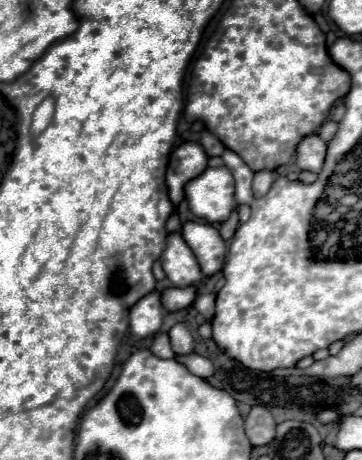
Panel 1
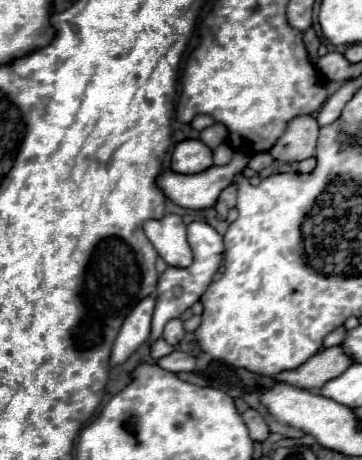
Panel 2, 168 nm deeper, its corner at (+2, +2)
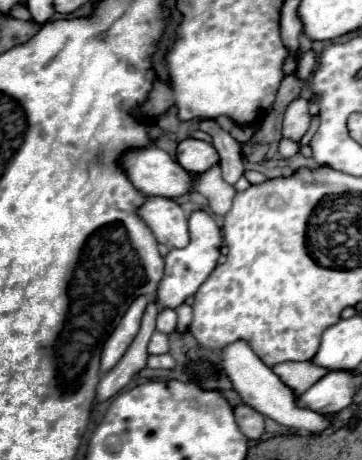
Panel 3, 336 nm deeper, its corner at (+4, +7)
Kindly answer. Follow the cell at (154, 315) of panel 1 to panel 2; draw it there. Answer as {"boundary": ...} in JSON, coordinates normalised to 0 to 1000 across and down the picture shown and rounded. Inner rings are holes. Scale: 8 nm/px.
{"boundary":[[[403,646],[392,650],[348,689],[315,754],[304,772],[304,793],[331,793],[343,789],[392,746],[403,746],[414,728],[414,698],[420,698],[420,676],[425,676],[425,650]]]}

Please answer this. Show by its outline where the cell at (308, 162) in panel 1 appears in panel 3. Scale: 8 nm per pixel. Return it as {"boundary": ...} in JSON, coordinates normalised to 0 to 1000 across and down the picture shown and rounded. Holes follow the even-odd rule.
{"boundary":[[[818,213],[801,222],[801,230],[785,243],[785,278],[779,278],[779,300],[829,309],[829,300],[845,291],[856,278],[856,243],[851,243],[851,217]]]}

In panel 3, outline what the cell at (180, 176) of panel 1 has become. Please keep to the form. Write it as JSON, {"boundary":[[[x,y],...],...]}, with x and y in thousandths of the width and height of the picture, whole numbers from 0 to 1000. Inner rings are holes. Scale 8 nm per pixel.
{"boundary":[[[514,300],[492,313],[492,357],[519,374],[558,378],[602,352],[602,330],[586,313],[541,300]]]}

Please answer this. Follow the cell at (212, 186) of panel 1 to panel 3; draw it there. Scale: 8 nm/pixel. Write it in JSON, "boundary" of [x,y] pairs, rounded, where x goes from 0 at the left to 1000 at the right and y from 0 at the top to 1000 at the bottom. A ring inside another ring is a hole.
{"boundary":[[[403,317],[392,326],[354,326],[337,348],[331,348],[337,365],[348,370],[359,396],[403,426],[448,426],[448,430],[497,430],[514,426],[519,417],[536,413],[536,378],[514,374],[508,365],[497,365],[497,357],[486,348],[475,348],[453,326],[431,322],[431,317]]]}

